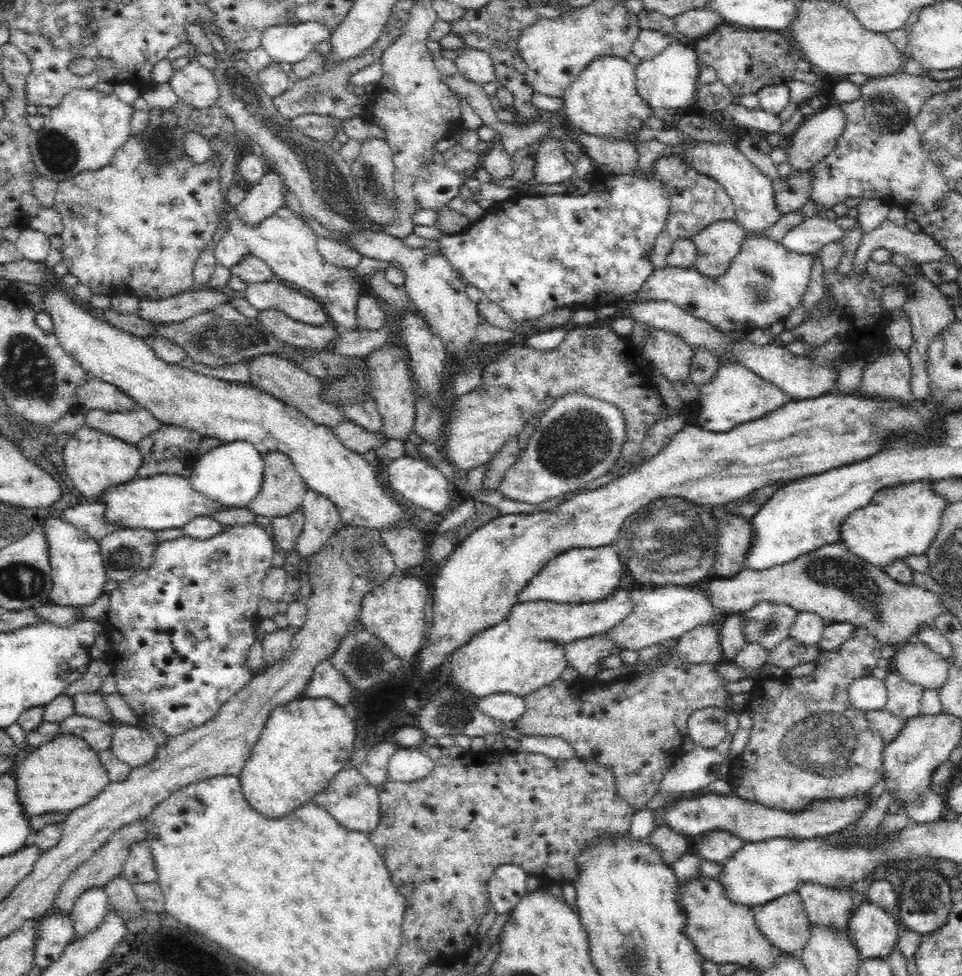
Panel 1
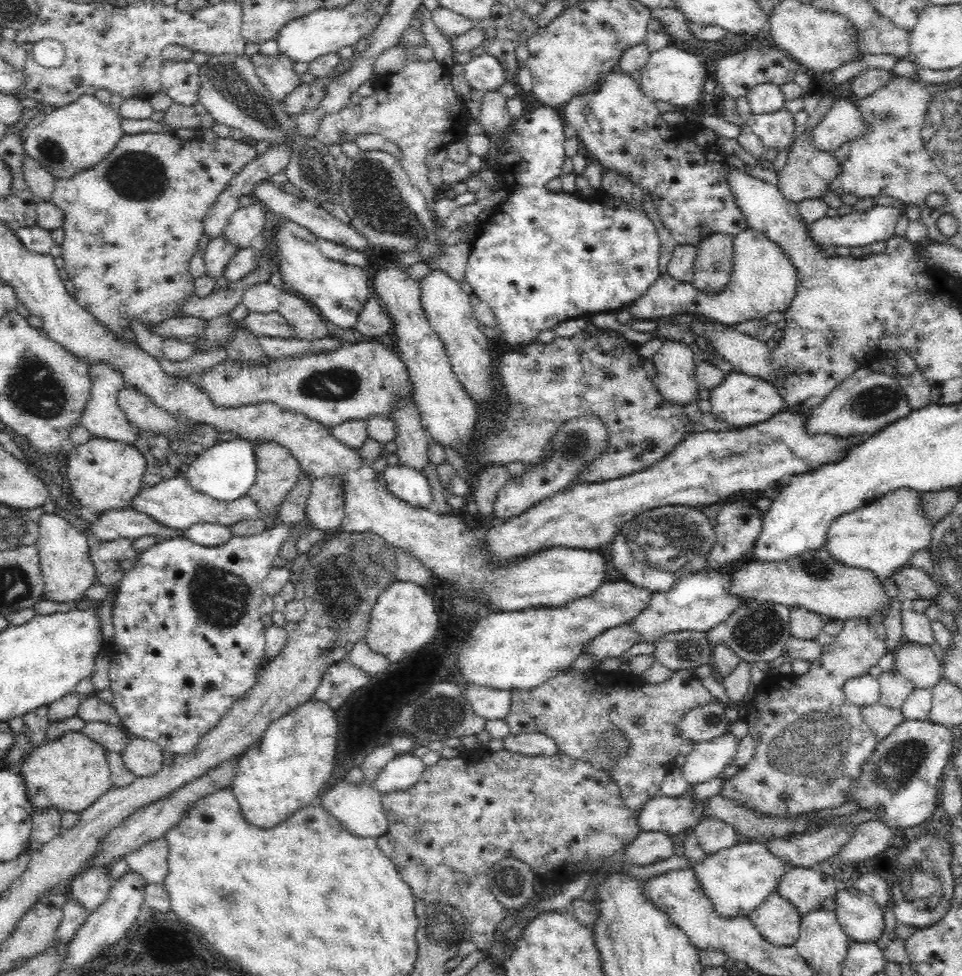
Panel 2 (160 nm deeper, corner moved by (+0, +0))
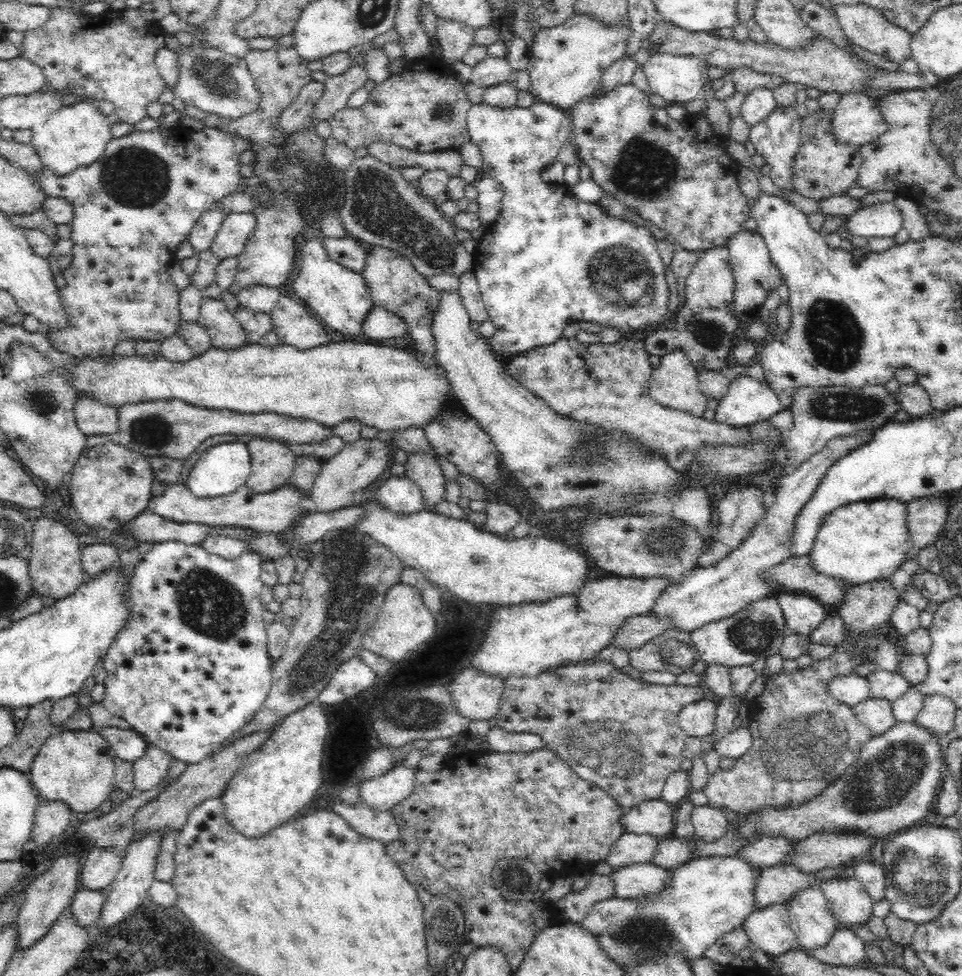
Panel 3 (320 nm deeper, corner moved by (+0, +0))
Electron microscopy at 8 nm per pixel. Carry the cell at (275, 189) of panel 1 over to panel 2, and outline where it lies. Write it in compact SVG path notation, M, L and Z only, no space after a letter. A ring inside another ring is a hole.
M258 202L246 208L239 206L230 217L221 238L232 243L238 250L250 248L252 240L266 229L265 218L266 210Z

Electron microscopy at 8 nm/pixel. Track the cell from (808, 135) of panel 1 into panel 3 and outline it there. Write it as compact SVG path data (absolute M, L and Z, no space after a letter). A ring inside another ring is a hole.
M864 94L842 95L832 112L831 132L838 142L859 147L871 143L888 129L882 111Z

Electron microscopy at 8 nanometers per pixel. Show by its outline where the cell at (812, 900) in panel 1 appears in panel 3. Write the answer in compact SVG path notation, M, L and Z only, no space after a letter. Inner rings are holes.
M788 863L760 869L754 886L754 910L773 904L787 903L806 886L820 886L813 873L806 874Z

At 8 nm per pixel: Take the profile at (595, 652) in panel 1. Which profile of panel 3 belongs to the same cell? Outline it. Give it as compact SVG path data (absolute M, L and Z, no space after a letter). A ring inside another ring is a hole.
M651 613L641 614L629 618L626 624L618 629L612 642L620 648L631 651L670 629L674 629L674 626L667 618L658 618Z

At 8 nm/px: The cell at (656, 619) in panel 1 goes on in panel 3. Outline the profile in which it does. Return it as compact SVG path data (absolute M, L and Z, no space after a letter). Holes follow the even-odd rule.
M878 426L866 428L864 432L854 433L850 437L834 438L829 441L822 451L814 454L810 460L804 462L798 470L790 476L781 477L775 495L773 506L765 510L764 516L757 526L750 532L742 544L722 560L707 567L694 567L683 575L682 580L672 584L664 591L658 602L654 604L651 614L658 618L667 618L674 628L684 632L692 632L710 622L720 622L738 611L744 610L752 602L768 599L774 596L772 582L764 576L764 572L790 557L791 545L788 544L795 527L795 519L806 506L811 496L822 482L826 472L844 455L850 454L863 444L870 443Z

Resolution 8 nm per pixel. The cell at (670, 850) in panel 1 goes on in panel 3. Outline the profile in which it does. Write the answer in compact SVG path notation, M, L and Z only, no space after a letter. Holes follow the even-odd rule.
M625 832L610 847L605 862L615 868L650 863L658 842L655 836Z

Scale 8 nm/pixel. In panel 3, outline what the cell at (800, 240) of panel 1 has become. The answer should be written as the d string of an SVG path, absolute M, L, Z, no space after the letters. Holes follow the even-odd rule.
M890 201L862 207L845 224L854 236L893 238L903 228L903 216L895 201Z

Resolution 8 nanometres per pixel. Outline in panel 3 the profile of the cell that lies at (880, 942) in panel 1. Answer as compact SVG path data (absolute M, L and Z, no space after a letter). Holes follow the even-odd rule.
M854 876L826 879L820 888L838 927L866 924L872 914L873 900L858 879Z

